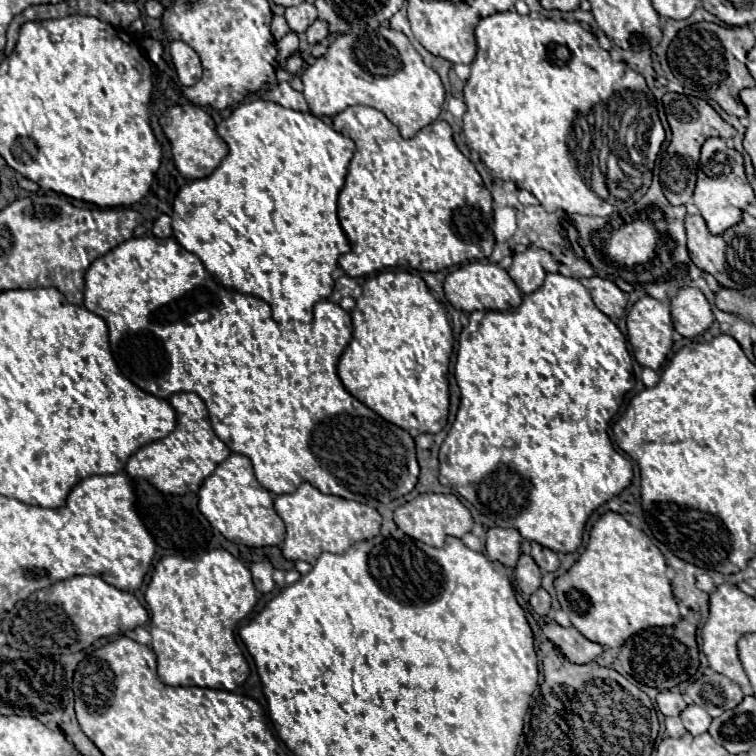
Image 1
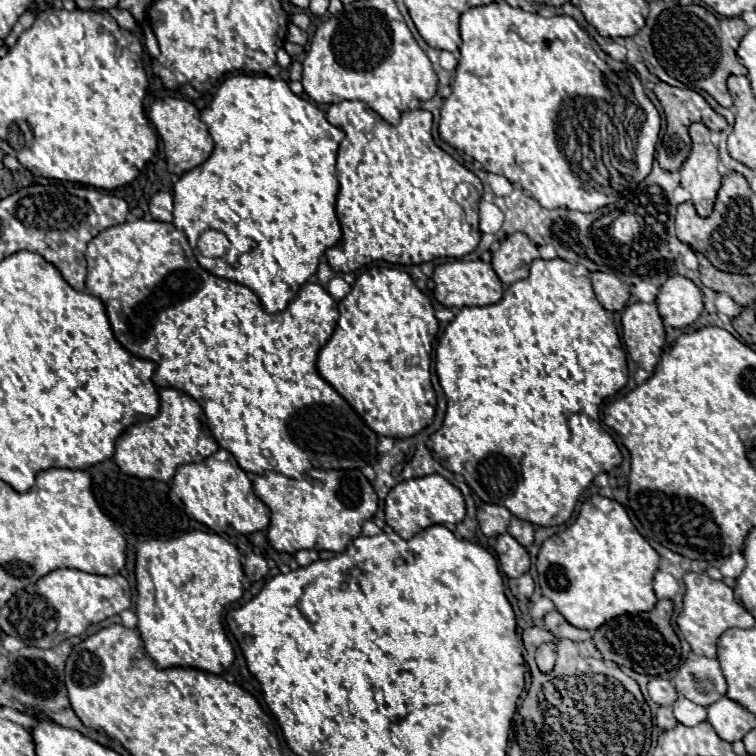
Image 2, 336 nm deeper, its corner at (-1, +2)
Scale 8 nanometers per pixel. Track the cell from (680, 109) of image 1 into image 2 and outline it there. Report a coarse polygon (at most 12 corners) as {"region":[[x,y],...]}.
{"region":[[666,82],[654,88],[664,108],[662,168],[678,170],[690,152],[688,126],[728,126],[698,92]]}

